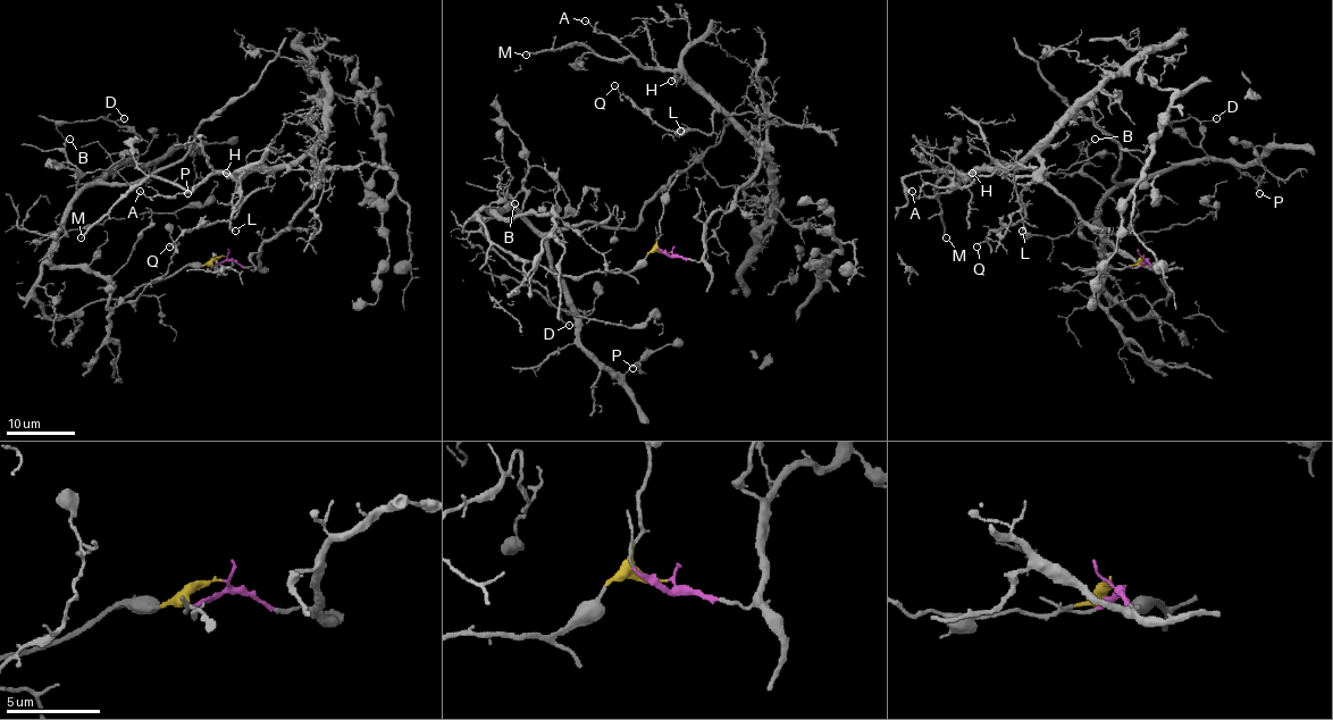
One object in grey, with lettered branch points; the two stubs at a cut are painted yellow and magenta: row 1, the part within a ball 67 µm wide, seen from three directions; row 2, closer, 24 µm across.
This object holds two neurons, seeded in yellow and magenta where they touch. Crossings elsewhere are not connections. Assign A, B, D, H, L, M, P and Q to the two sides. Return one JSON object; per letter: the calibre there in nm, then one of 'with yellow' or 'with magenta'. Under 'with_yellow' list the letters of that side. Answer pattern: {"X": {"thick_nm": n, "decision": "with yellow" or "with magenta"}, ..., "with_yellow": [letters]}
{"A": {"thick_nm": 110, "decision": "with magenta"}, "B": {"thick_nm": 100, "decision": "with yellow"}, "D": {"thick_nm": 110, "decision": "with yellow"}, "H": {"thick_nm": 130, "decision": "with magenta"}, "L": {"thick_nm": 240, "decision": "with magenta"}, "M": {"thick_nm": 150, "decision": "with magenta"}, "P": {"thick_nm": 130, "decision": "with yellow"}, "Q": {"thick_nm": 100, "decision": "with magenta"}, "with_yellow": ["B", "D", "P"]}

